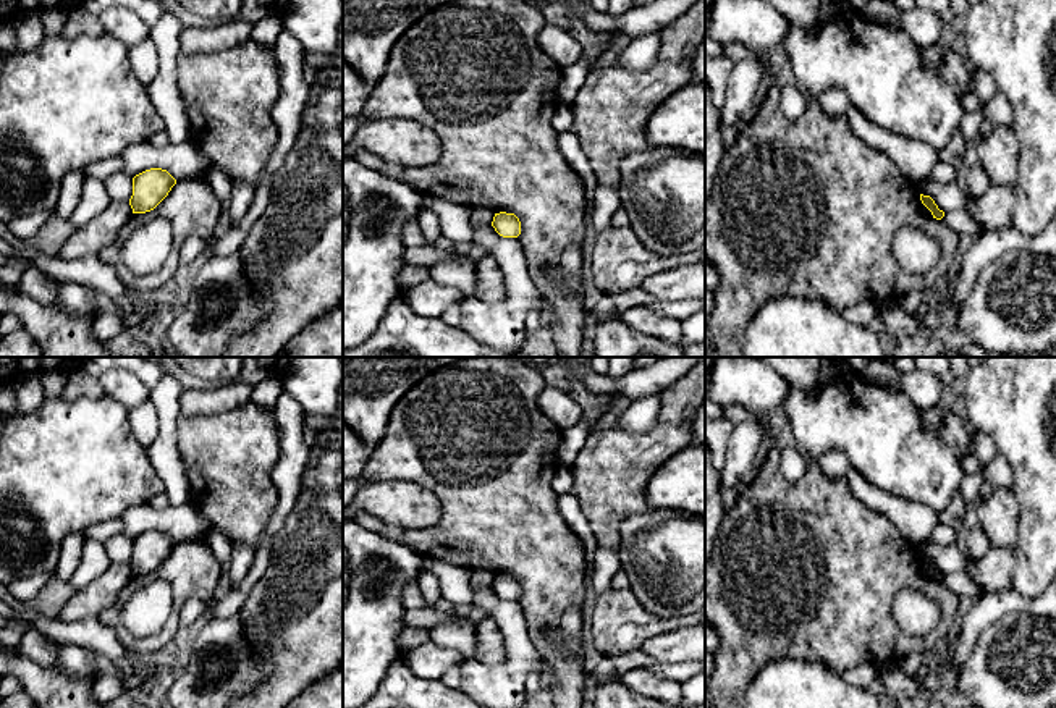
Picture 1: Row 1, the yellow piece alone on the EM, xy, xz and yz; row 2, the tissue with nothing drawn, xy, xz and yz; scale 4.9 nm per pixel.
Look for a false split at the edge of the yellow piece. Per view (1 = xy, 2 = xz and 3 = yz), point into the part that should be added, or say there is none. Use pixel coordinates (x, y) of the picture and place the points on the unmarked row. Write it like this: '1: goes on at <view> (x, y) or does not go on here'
1: does not go on here
2: does not go on here
3: does not go on here

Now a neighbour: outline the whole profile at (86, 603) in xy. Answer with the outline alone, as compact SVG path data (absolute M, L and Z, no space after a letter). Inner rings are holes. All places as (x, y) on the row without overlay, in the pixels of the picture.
M110 564L107 572L82 590L78 590L63 606L60 621L73 622L97 617L115 605L120 592L133 577L129 564Z

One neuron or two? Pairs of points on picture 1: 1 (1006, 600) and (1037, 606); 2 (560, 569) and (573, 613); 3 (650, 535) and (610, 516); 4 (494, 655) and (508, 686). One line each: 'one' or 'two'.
1: one
2: two
3: two
4: two

